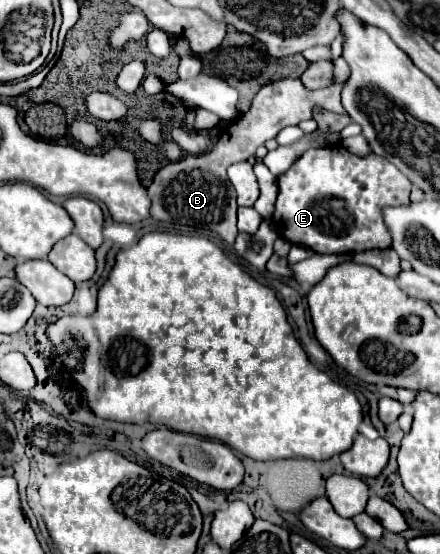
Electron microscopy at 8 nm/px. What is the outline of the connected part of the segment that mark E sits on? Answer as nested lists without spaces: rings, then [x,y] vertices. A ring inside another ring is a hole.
[[[340,145],[308,149],[278,177],[278,199],[272,223],[280,237],[290,243],[306,245],[316,253],[388,249],[390,233],[386,231],[380,209],[408,203],[410,189],[410,179],[376,153],[358,157]]]

